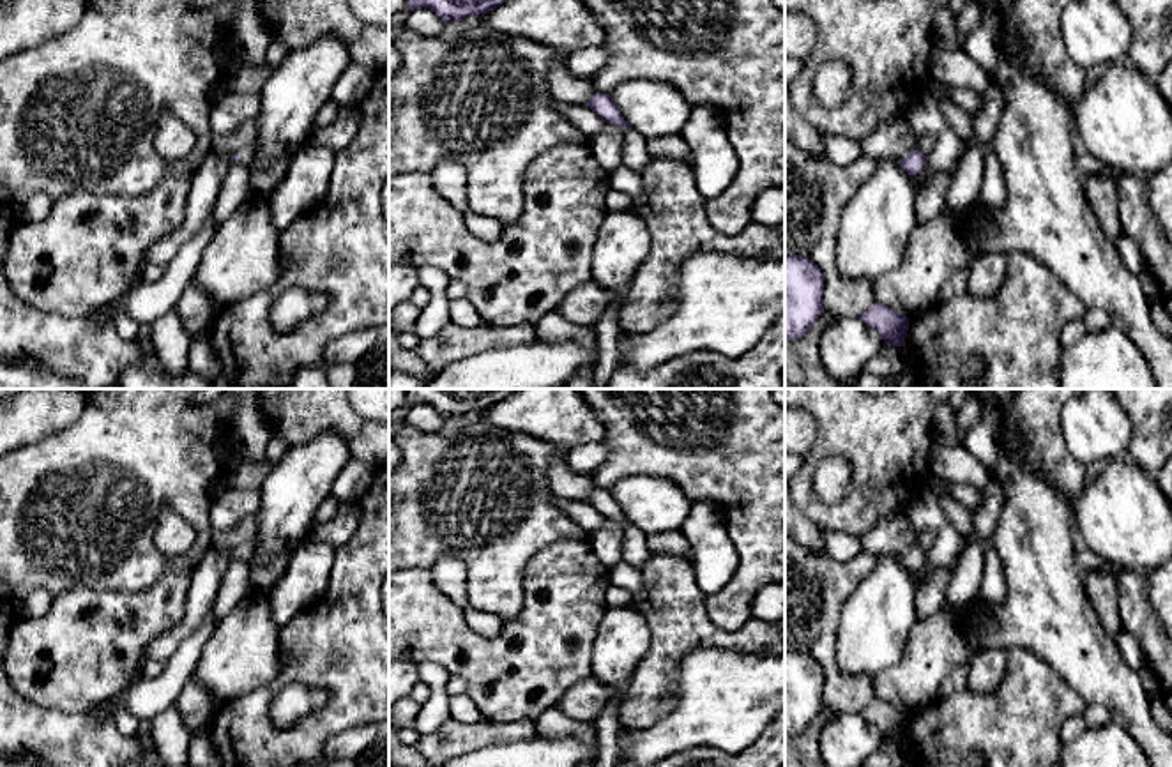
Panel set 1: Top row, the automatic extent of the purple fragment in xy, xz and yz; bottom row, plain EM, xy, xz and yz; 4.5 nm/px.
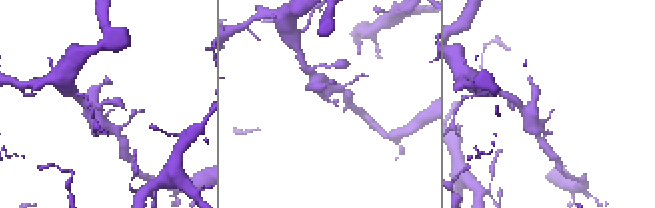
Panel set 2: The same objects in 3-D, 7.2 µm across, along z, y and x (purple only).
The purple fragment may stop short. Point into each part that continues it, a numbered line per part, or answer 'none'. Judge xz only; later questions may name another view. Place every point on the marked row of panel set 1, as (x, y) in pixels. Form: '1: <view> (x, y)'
none

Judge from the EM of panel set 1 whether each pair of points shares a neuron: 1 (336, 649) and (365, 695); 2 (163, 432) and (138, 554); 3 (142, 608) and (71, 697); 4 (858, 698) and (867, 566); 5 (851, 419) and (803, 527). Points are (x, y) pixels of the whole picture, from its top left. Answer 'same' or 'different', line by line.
1: same
2: same
3: same
4: same
5: different

